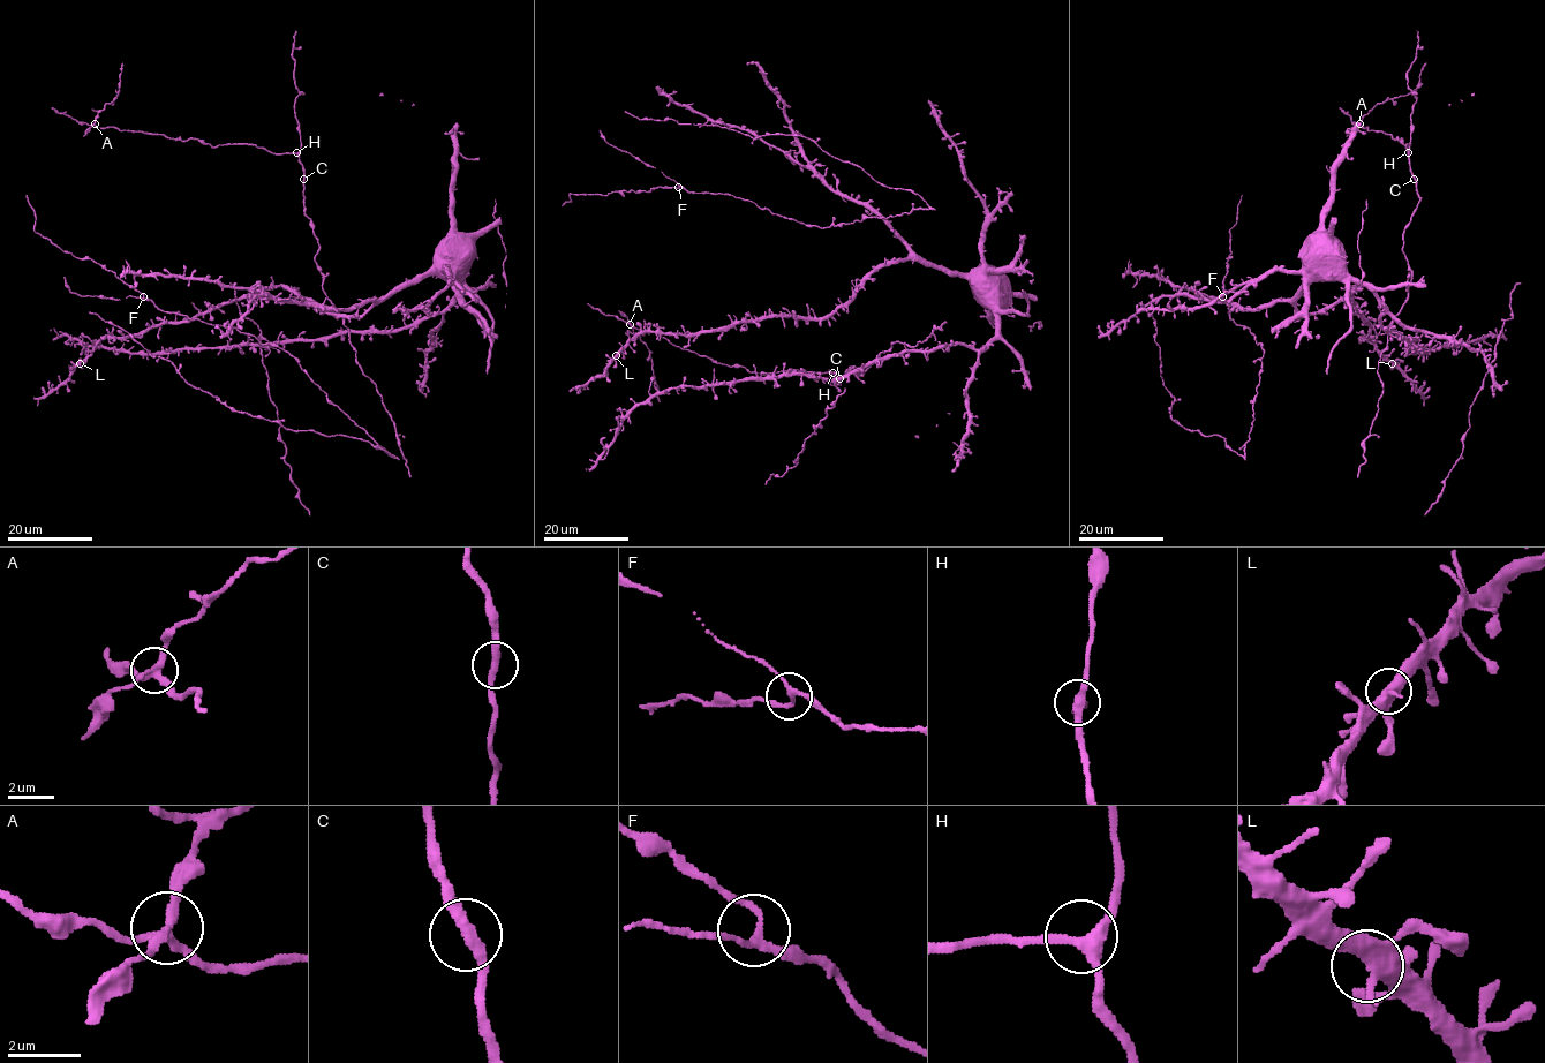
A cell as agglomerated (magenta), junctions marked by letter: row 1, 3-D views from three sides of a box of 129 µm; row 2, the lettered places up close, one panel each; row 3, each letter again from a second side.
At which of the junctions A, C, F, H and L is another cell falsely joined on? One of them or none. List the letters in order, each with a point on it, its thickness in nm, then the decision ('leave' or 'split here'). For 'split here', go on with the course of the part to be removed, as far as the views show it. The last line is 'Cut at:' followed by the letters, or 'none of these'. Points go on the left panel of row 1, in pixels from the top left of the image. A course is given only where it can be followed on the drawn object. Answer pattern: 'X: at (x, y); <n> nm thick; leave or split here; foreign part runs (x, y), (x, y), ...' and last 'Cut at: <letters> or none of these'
A: at (95, 123); 240 nm thick; split here; foreign part runs (93, 123), (95, 118), (118, 93), (122, 62)
C: at (303, 179); 320 nm thick; leave
F: at (143, 296); 170 nm thick; leave
H: at (296, 152); 320 nm thick; leave
L: at (80, 363); 440 nm thick; leave
Cut at: A

